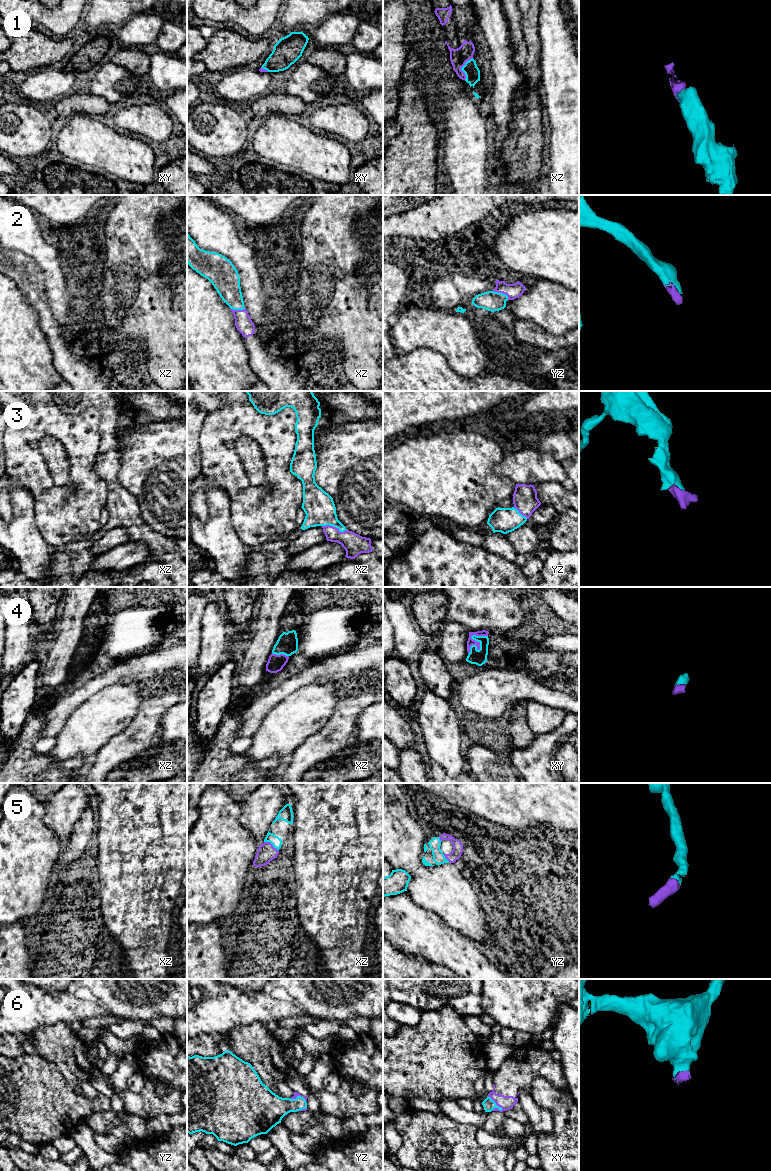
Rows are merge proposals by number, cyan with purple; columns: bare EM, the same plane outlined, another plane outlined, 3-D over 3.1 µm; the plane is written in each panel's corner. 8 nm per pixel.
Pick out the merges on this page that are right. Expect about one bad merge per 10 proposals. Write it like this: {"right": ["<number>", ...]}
{"right": ["1", "2", "3", "4", "5", "6"]}

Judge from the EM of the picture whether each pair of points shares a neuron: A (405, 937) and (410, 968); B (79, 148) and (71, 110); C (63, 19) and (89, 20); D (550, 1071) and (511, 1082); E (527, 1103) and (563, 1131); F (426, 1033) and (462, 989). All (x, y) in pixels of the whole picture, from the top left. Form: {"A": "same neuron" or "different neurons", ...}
{"A": "different neurons", "B": "different neurons", "C": "different neurons", "D": "same neuron", "E": "different neurons", "F": "different neurons"}

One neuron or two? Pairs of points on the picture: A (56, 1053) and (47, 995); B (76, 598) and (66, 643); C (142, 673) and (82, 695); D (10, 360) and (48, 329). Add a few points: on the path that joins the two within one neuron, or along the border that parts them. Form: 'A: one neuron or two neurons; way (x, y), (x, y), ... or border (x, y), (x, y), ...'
A: two neurons; border (71, 1024), (57, 1021), (39, 1025), (30, 1032)
B: one neuron; way (74, 609), (73, 614), (69, 618), (69, 632)
C: one neuron; way (127, 673), (117, 673), (97, 684)
D: two neurons; border (34, 310), (38, 325), (48, 338), (52, 354)

